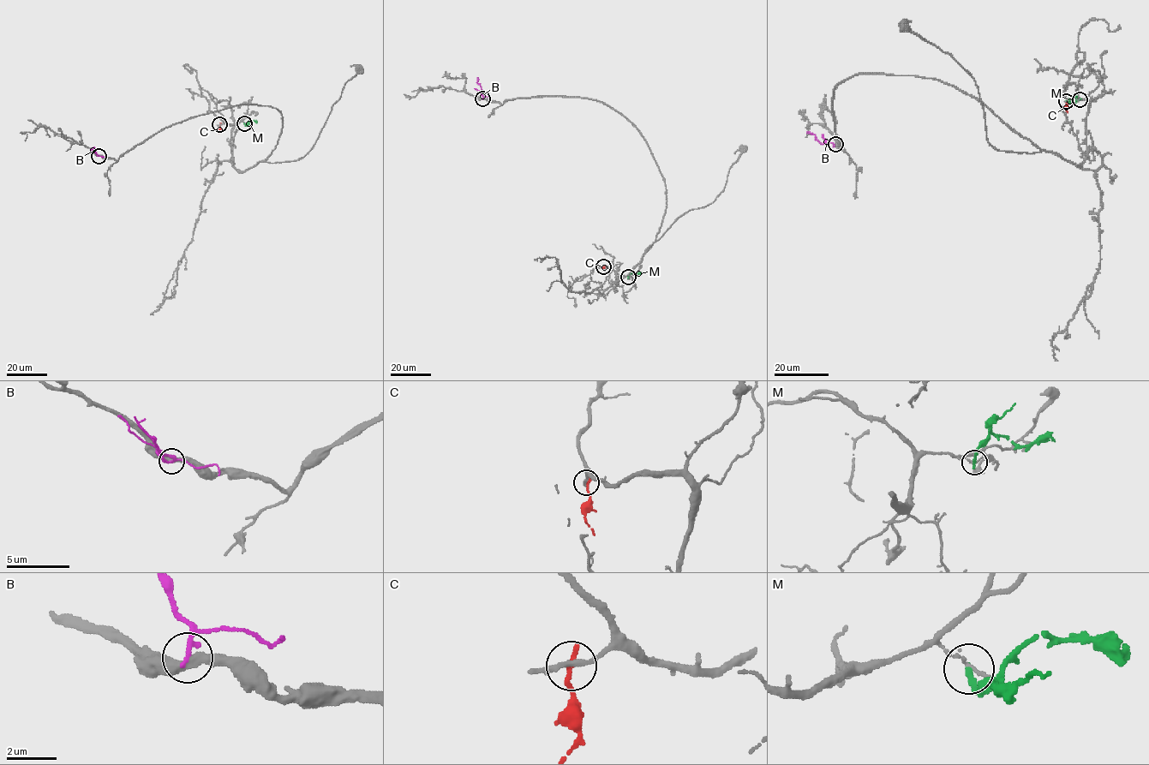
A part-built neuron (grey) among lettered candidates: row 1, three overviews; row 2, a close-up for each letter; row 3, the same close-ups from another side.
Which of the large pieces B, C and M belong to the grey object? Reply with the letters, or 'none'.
none

